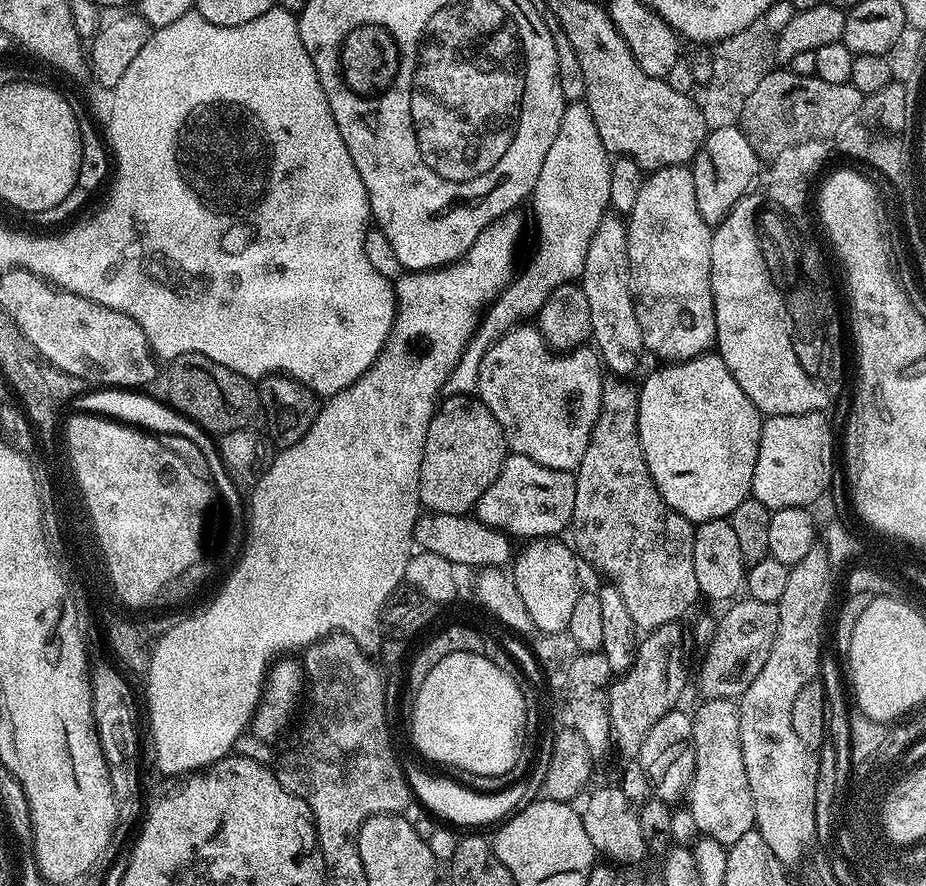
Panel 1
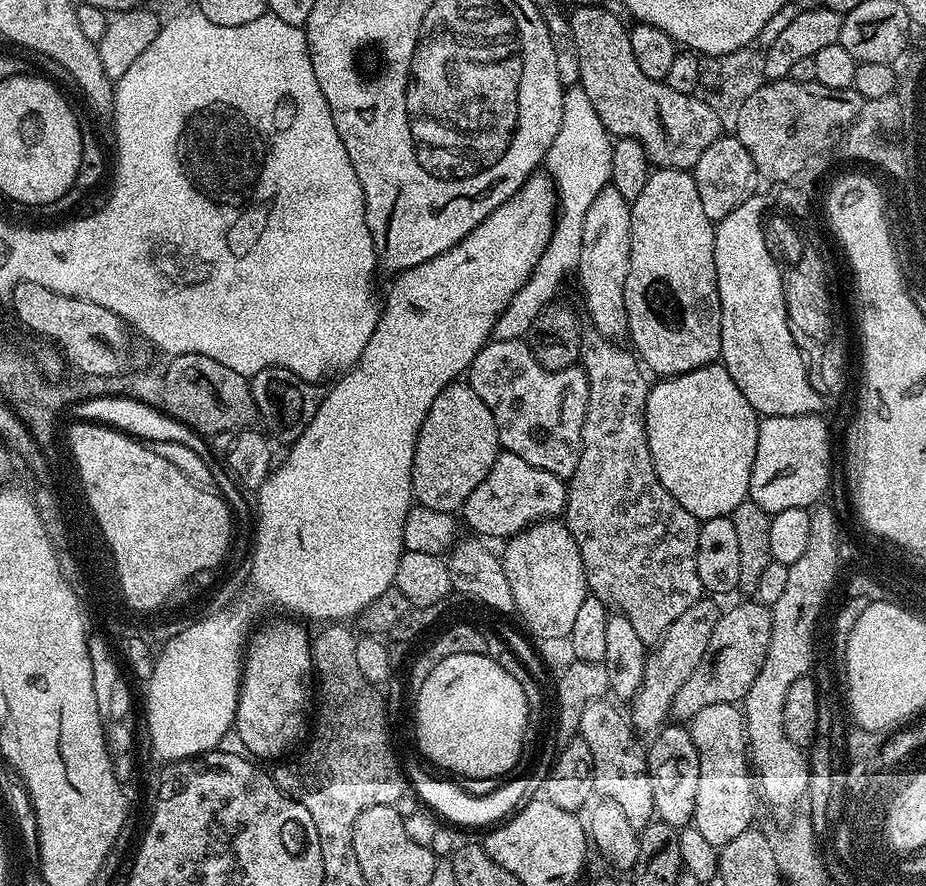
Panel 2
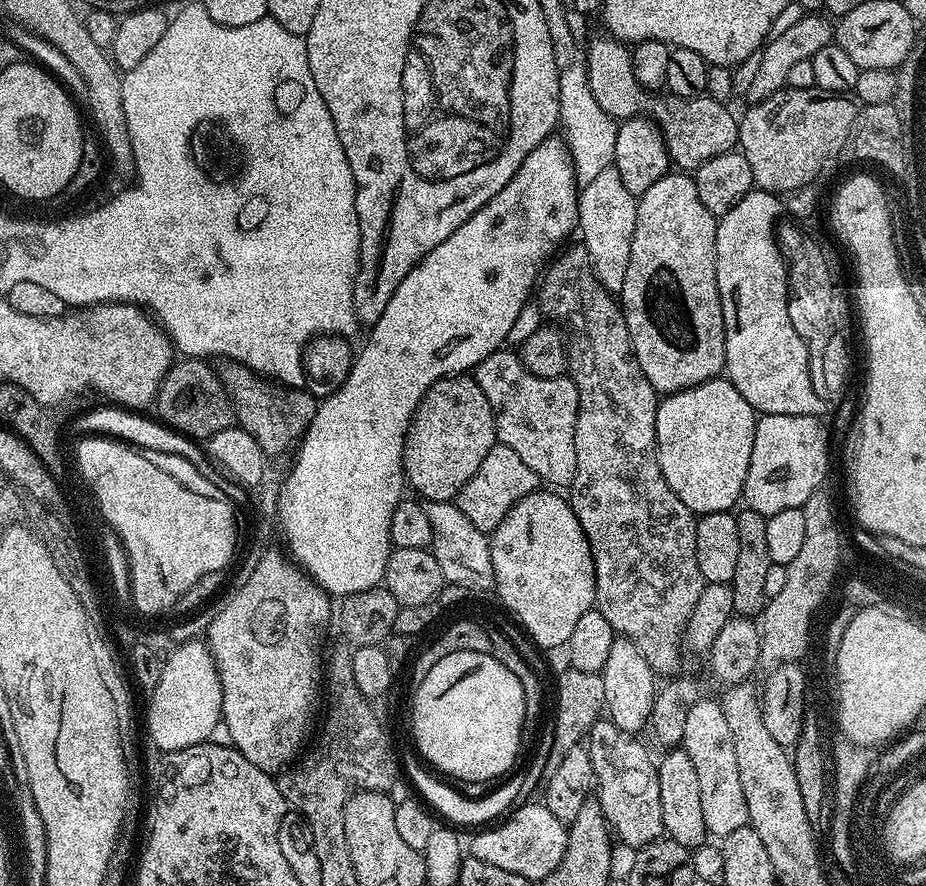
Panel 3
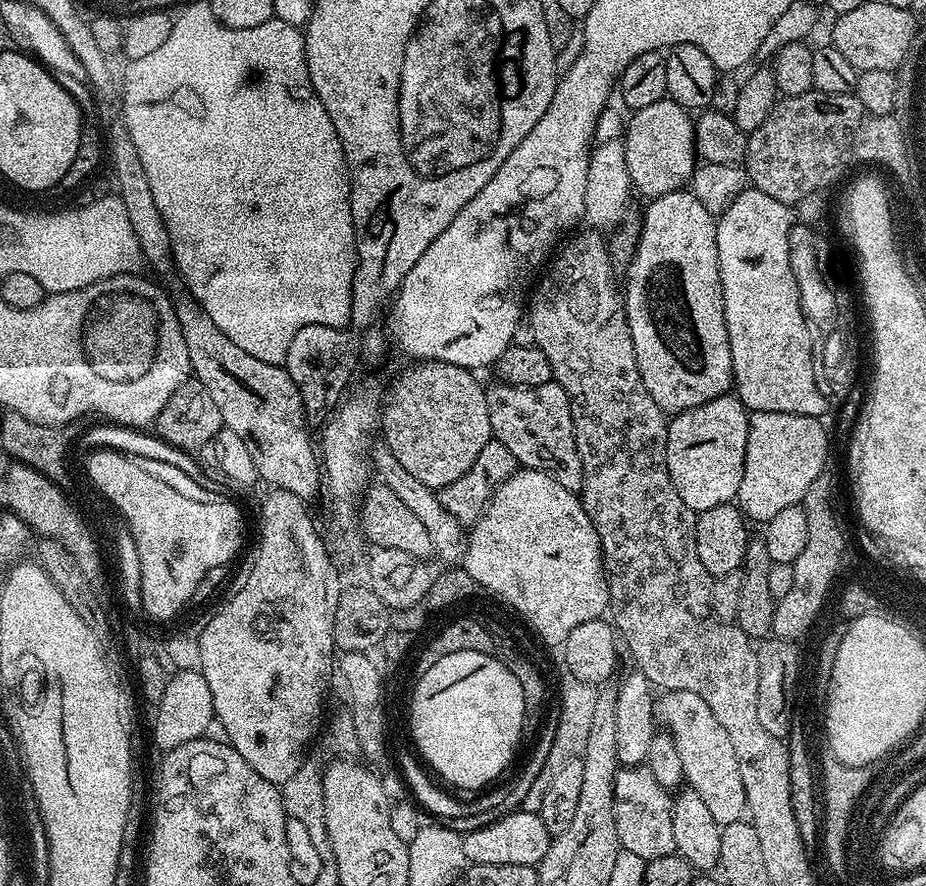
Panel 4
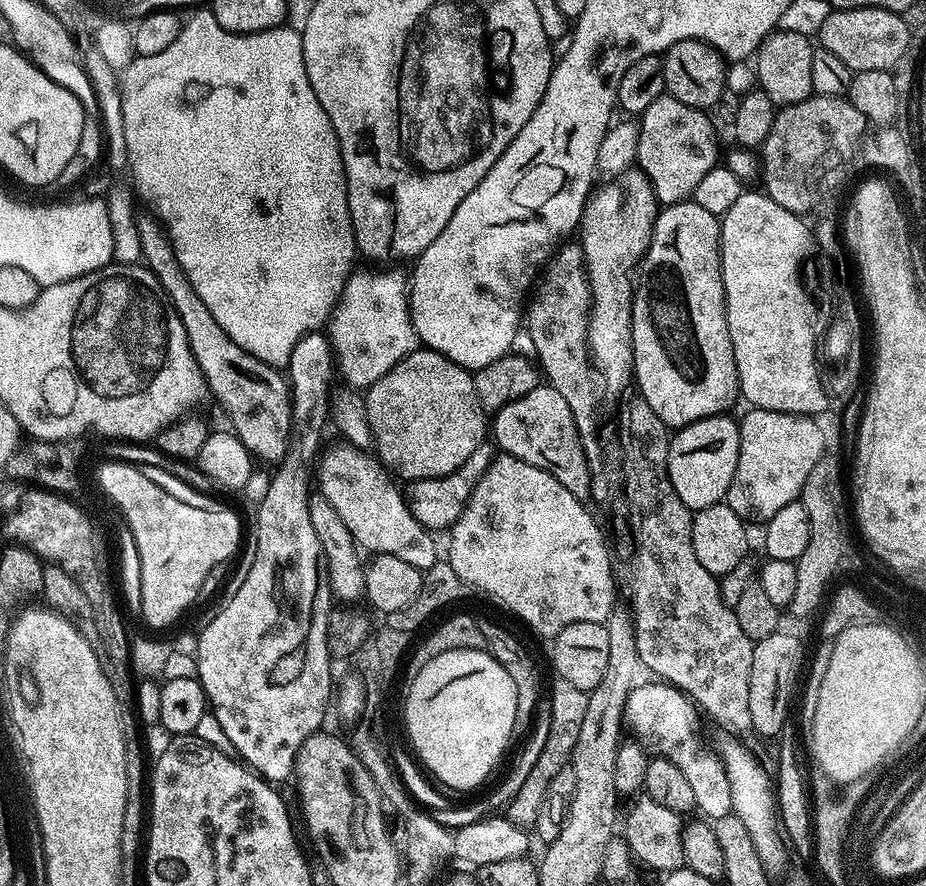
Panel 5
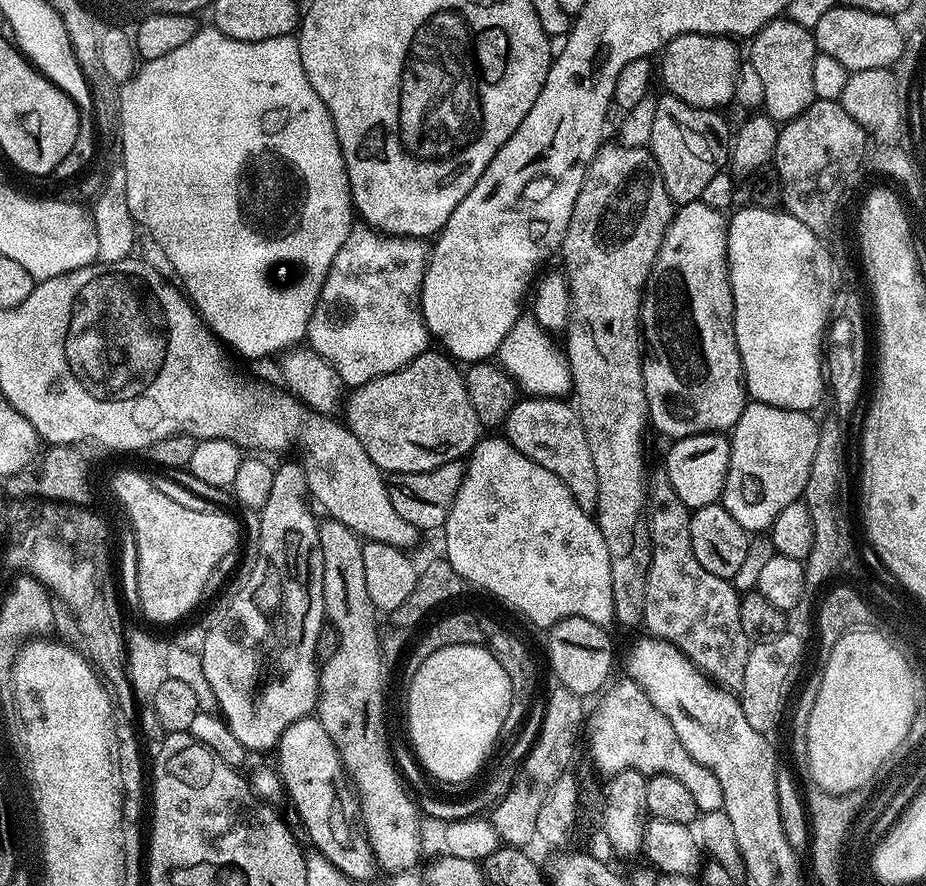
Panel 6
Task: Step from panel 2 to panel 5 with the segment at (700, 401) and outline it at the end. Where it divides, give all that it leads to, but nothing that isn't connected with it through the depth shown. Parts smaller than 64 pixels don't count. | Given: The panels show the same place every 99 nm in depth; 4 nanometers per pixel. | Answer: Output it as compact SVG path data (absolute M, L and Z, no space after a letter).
M721 414L702 418L679 429L669 439L670 482L674 482L674 490L678 490L678 498L682 498L682 502L686 502L688 508L699 510L706 506L714 506L727 497L730 482L734 478L734 470L738 466L740 449L740 425L730 417L731 415Z

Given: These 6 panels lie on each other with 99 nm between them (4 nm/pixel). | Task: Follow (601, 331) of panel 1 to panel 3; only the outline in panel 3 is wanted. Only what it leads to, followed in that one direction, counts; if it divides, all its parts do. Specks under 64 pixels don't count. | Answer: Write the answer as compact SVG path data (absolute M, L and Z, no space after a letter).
M613 165L606 167L581 187L577 197L579 214L577 227L582 234L582 246L587 250L593 276L604 290L618 294L625 284L626 267L629 266L630 246L634 226L637 224L637 197L630 194Z

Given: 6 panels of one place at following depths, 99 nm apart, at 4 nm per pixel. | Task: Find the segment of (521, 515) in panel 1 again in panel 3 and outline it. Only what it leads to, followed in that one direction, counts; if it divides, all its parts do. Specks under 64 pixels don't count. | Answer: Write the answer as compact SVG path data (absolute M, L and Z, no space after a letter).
M497 442L482 460L482 466L478 466L478 474L474 474L474 478L462 486L454 503L478 530L491 534L506 518L508 511L522 498L537 491L541 484L540 476L534 474L534 470L530 470L530 466L526 466L526 462L522 462L522 458L510 450L510 446Z

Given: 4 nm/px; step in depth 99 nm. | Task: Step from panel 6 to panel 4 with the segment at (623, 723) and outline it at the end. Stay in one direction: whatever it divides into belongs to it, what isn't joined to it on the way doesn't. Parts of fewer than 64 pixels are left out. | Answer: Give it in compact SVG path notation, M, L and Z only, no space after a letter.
M690 690L665 691L661 696L664 697L658 700L658 720L668 727L665 728L667 735L678 748L687 787L698 790L714 822L721 826L745 819L748 803L742 786L742 770L738 770L738 754L734 754L734 745L718 718L714 718L710 706L706 706L698 694L690 694Z

